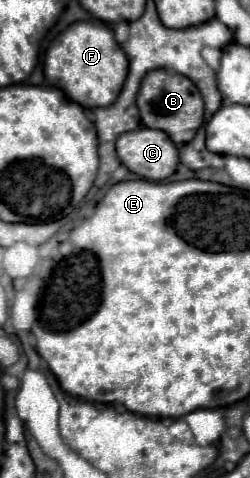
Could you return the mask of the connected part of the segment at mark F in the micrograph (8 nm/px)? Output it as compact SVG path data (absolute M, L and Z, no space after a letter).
M78 21L62 31L48 47L44 59L46 85L58 87L68 101L84 109L108 107L116 101L128 73L128 59L114 39L114 33L100 21Z

